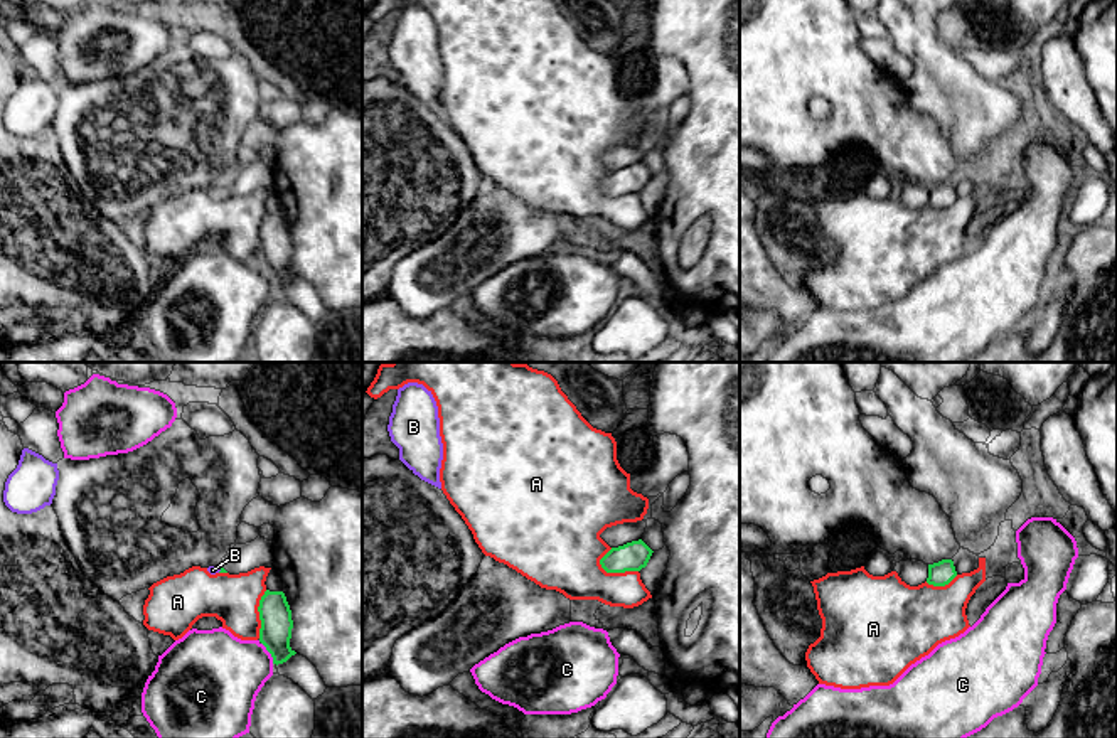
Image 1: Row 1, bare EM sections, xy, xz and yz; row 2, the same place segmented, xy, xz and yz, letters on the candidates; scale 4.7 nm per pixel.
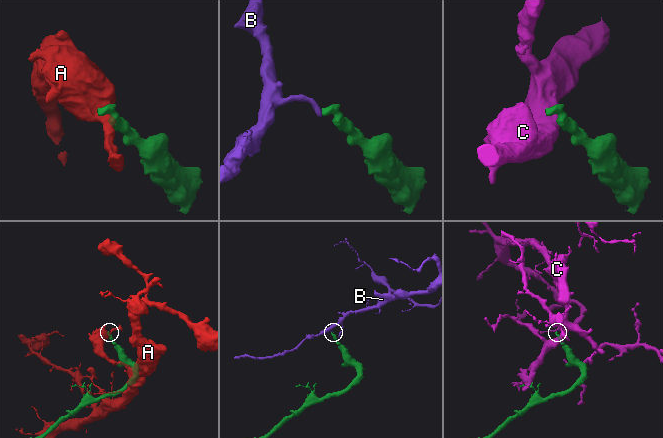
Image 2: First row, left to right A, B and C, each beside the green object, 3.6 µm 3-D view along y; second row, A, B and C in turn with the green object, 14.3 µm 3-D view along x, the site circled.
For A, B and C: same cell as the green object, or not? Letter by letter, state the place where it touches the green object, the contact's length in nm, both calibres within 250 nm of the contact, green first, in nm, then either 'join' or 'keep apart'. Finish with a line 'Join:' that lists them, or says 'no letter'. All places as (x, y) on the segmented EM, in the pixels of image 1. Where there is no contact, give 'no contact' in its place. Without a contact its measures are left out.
A: contact xz (617, 572); length 200 nm; calibres 140 and 320 nm; keep apart
B: contact xy (221, 570); length 30 nm; calibres 20 and 50 nm; keep apart
C: contact xy (267, 649); length 130 nm; calibres 150 and 380 nm; keep apart
Join: no letter

